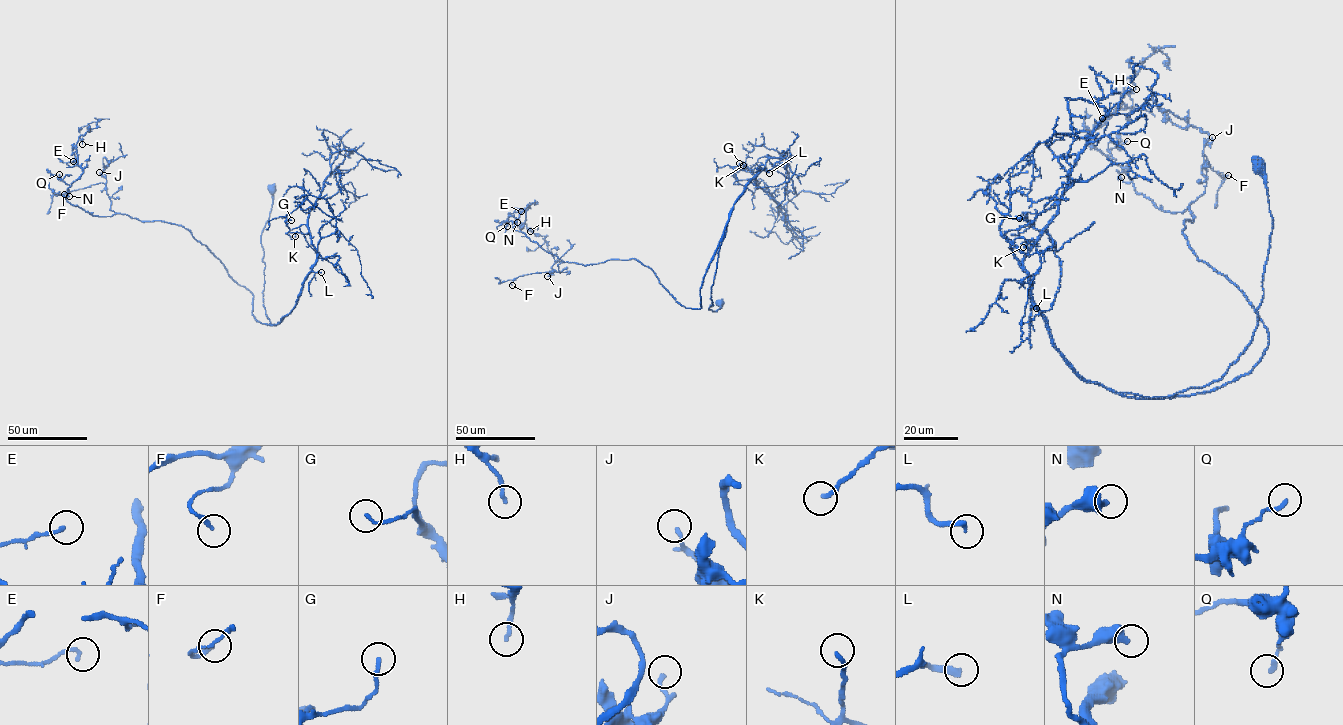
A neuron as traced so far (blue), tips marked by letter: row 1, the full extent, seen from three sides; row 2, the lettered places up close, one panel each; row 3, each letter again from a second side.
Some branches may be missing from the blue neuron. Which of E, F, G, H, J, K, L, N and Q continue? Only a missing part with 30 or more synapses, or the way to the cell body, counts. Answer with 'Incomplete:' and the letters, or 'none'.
Incomplete: L

